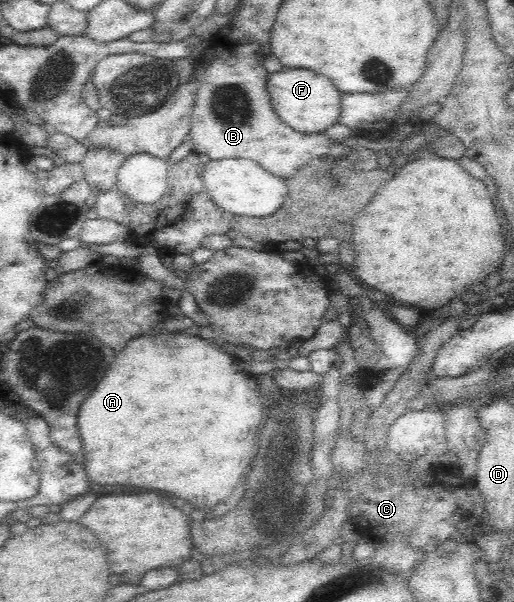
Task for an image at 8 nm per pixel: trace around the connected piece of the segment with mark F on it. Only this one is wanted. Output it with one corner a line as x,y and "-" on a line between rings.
281,69
269,74
266,88
277,116
295,131
316,134
338,121
342,93
324,75
306,69

